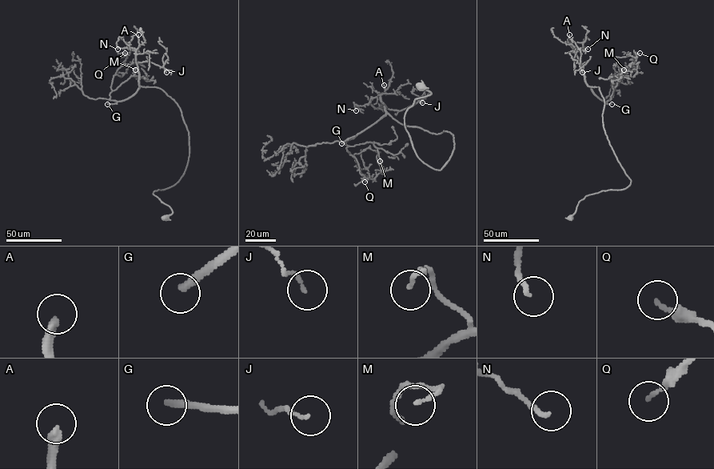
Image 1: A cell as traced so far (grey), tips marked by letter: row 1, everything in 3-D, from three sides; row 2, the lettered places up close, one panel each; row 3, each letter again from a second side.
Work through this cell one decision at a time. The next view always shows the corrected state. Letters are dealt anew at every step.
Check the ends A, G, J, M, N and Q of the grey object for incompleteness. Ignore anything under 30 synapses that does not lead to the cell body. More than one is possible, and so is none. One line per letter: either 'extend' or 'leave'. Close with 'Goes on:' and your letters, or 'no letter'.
A: extend
G: extend
J: leave
M: extend
N: leave
Q: leave
Goes on: A, G, M

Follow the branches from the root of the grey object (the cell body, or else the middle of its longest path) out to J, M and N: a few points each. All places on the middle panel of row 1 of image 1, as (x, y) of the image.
J: (420, 86), (431, 93), (404, 126), (440, 170), (453, 136), (402, 125), (381, 104), (422, 102)
M: (420, 86), (412, 148), (449, 159), (449, 132), (387, 113), (345, 142), (380, 161)
N: (420, 86), (431, 93), (404, 126), (440, 170), (449, 132), (402, 125), (380, 94), (356, 110)

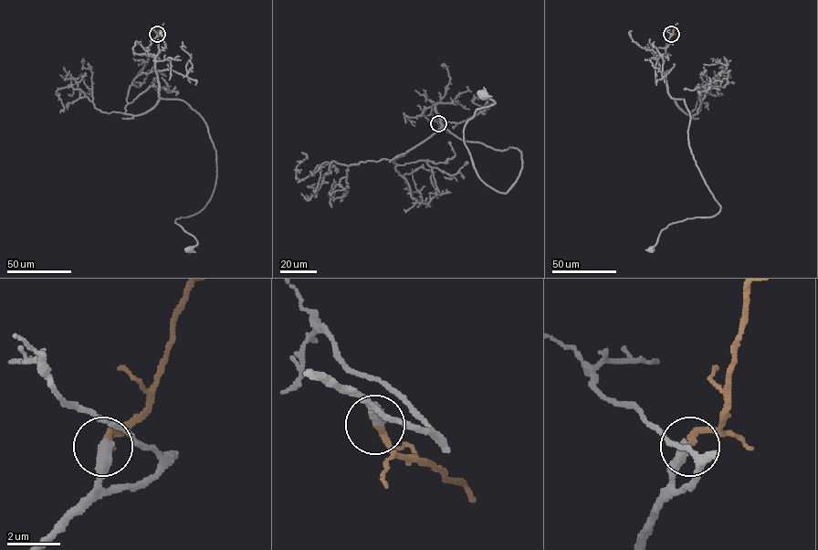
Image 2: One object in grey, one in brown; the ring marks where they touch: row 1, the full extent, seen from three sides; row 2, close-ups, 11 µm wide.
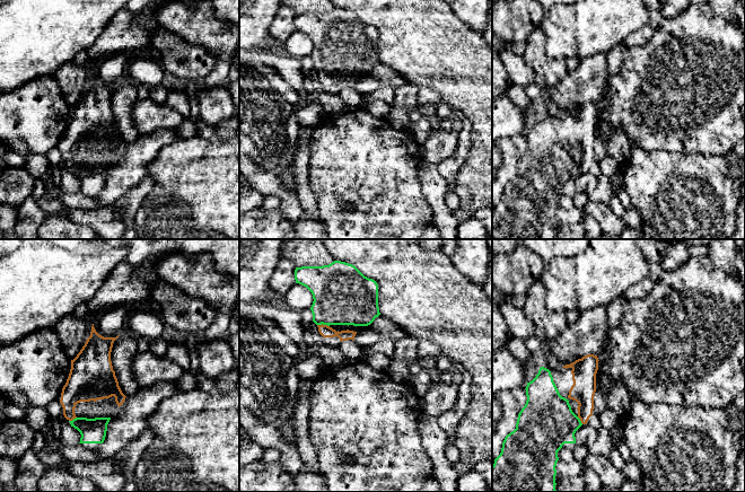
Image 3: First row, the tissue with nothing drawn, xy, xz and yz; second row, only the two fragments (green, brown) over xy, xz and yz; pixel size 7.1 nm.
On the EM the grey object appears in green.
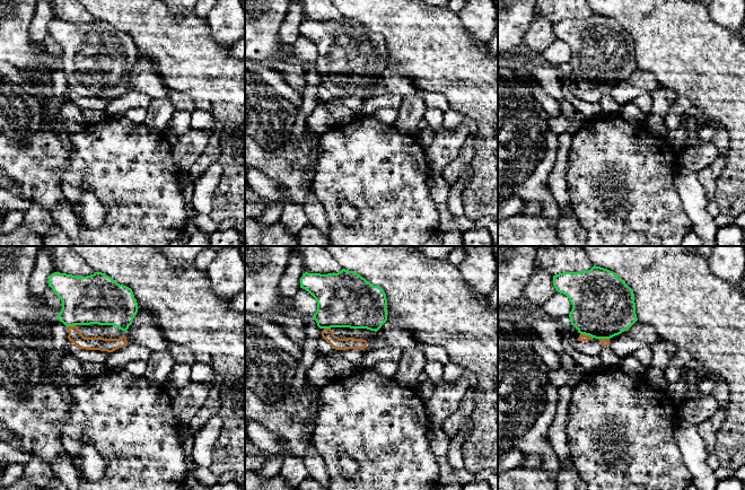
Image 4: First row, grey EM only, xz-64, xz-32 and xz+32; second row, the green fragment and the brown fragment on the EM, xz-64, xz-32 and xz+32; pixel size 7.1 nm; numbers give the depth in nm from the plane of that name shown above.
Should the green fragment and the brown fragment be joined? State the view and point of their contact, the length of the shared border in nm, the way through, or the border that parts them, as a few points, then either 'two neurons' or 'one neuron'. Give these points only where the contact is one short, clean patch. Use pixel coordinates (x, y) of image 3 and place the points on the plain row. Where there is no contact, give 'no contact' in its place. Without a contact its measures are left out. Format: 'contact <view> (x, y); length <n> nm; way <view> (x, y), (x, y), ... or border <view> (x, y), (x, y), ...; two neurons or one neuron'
contact xz (323, 71); length 90 nm; way xz (342, 42), (324, 61), (323, 71), (325, 78); one neuron

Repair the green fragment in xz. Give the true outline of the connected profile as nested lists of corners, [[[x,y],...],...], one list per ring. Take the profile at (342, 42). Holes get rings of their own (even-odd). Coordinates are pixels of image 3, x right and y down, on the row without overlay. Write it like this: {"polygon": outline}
{"polygon": [[[334,8],[323,14],[301,14],[295,17],[296,30],[306,34],[313,42],[310,54],[313,69],[323,85],[338,84],[340,88],[354,87],[357,79],[336,79],[332,72],[368,73],[380,62],[378,54],[378,32],[365,24],[354,12]]]}

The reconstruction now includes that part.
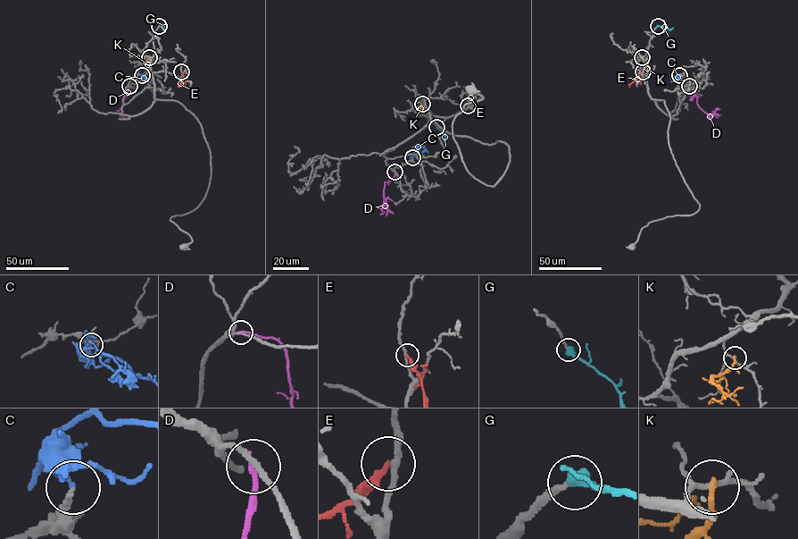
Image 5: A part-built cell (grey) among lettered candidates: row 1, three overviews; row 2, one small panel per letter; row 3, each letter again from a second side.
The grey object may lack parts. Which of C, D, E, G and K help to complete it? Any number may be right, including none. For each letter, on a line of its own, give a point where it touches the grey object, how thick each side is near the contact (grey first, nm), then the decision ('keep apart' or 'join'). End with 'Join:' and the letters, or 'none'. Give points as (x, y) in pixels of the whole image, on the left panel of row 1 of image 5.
C: meets grey at (142, 75); 190 nm thick on the grey side, 170 nm on the other; keep apart
D: meets grey at (129, 86); 180 nm thick on the grey side, 200 nm on the other; keep apart
E: meets grey at (181, 71); 220 nm thick on the grey side, 240 nm on the other; keep apart
G: meets grey at (159, 26); 190 nm thick on the grey side, 550 nm on the other; join
K: meets grey at (149, 57); 160 nm thick on the grey side, 200 nm on the other; keep apart
Join: G

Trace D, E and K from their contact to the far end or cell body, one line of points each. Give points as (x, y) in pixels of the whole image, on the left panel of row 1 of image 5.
D: (129, 86), (122, 103), (121, 115), (119, 109)
E: (181, 71), (183, 79), (178, 87)
K: (149, 57), (146, 65), (150, 70)

